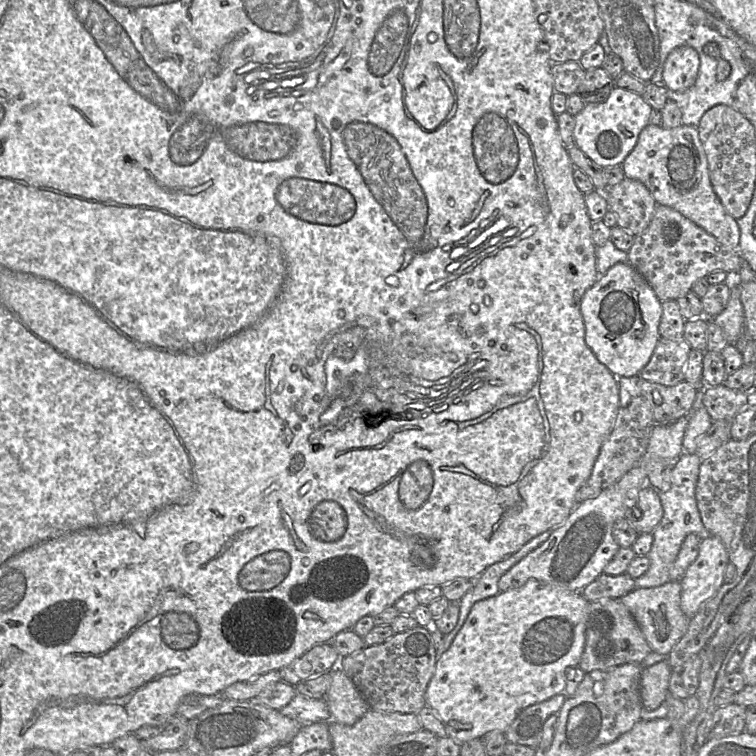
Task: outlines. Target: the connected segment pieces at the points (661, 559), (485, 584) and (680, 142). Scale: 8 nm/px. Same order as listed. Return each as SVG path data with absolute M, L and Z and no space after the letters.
M682 453L675 461L671 472L671 488L667 492L659 492L659 498L663 507L663 517L652 532L653 543L649 558L649 569L639 578L635 579L635 589L653 588L671 581L671 567L678 556L684 539L688 534L694 533L701 540L710 536L704 527L697 507L695 488L699 476L699 468L702 460L694 453Z
M548 530L537 535L527 542L519 551L510 555L506 559L494 563L481 573L481 575L474 581L474 586L459 601L460 612L458 621L454 629L445 635L443 643L438 647L437 659L450 648L453 640L465 623L473 605L480 600L498 594L500 591L498 584L501 577L528 553L545 542L552 531L553 530Z
M649 123L640 132L634 149L621 166L626 178L638 180L648 188L657 205L677 210L720 243L739 250L740 229L737 220L726 211L713 190L708 160L697 127L681 124L668 129Z

